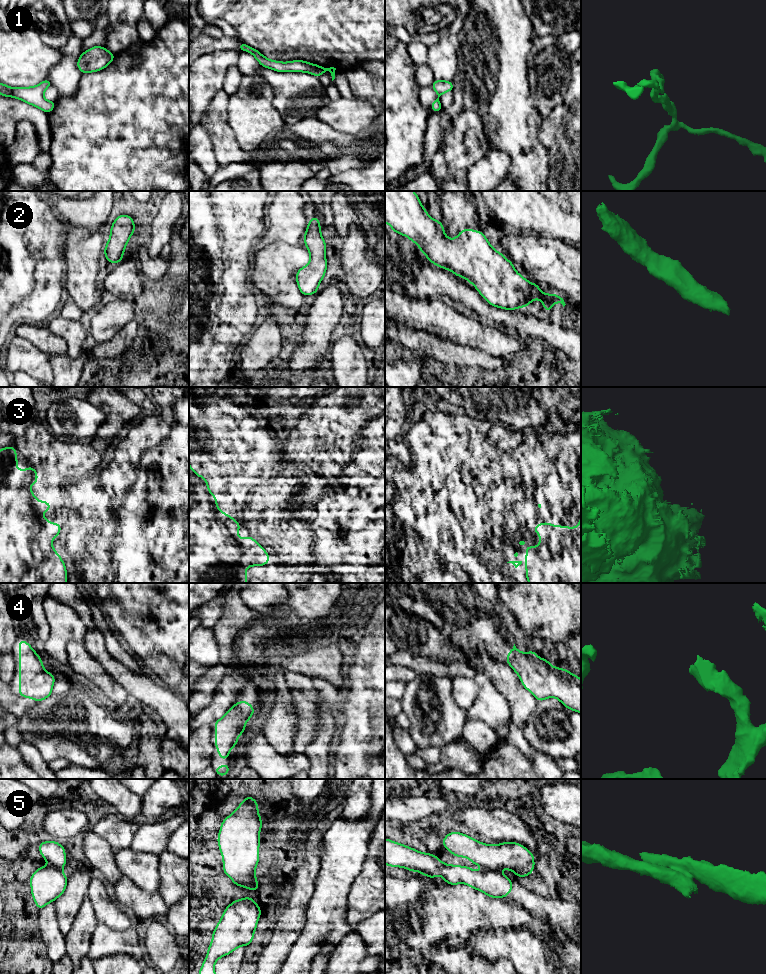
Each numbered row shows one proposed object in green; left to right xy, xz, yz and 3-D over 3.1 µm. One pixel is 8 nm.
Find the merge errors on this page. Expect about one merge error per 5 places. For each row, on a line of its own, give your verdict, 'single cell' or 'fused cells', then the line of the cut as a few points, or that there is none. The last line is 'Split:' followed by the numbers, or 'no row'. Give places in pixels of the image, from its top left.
1: single cell; cut none
2: single cell; cut none
3: single cell; cut none
4: single cell; cut none
5: fused cells; cut yz (486, 868), (496, 870)
Split: 5

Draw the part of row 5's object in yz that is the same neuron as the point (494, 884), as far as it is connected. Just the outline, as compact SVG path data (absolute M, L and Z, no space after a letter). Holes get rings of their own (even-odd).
M385 838L385 864L418 871L433 879L440 875L450 885L464 883L491 898L507 897L512 891L512 881L497 870L474 871L466 866L442 863L436 855L415 849Z

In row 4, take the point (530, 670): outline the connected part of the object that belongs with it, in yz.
M515 644L507 655L506 663L517 673L523 687L530 691L539 702L554 697L566 708L581 713L581 680L577 674L572 675L567 669L552 667L549 660L541 659L532 650L522 653Z

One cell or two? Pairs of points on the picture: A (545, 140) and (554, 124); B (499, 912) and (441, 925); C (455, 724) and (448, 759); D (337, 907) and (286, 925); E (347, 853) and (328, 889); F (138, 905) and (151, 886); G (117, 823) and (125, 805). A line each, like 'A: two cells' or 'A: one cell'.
A: one cell
B: one cell
C: two cells
D: two cells
E: one cell
F: two cells
G: two cells

